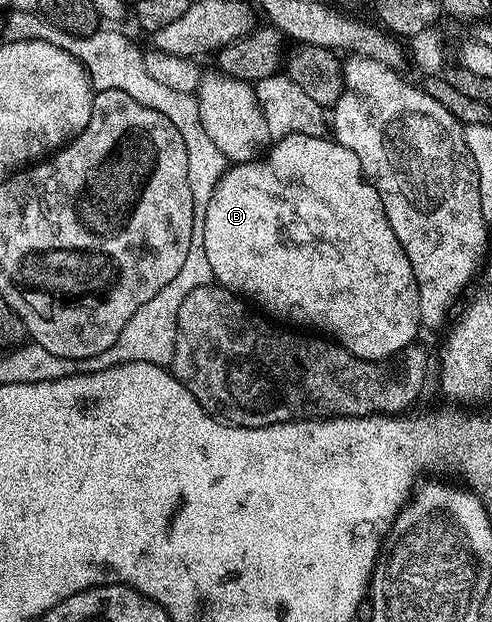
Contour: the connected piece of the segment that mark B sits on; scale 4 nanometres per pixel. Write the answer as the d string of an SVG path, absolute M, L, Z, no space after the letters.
M291 134L280 137L260 158L245 163L234 163L213 188L207 206L207 218L203 222L203 246L207 254L207 262L211 262L213 279L222 288L236 292L246 301L254 300L262 308L260 311L266 317L277 322L294 320L295 323L302 324L302 326L297 325L302 329L316 330L332 338L359 358L388 360L390 356L394 356L396 352L402 352L408 344L418 339L417 328L420 329L422 323L419 314L419 286L415 282L415 270L411 270L411 262L407 262L407 254L399 238L395 238L395 230L391 230L391 222L387 222L387 214L383 210L383 202L376 188L365 178L359 158L351 150L347 150L347 146L338 144L336 139Z

